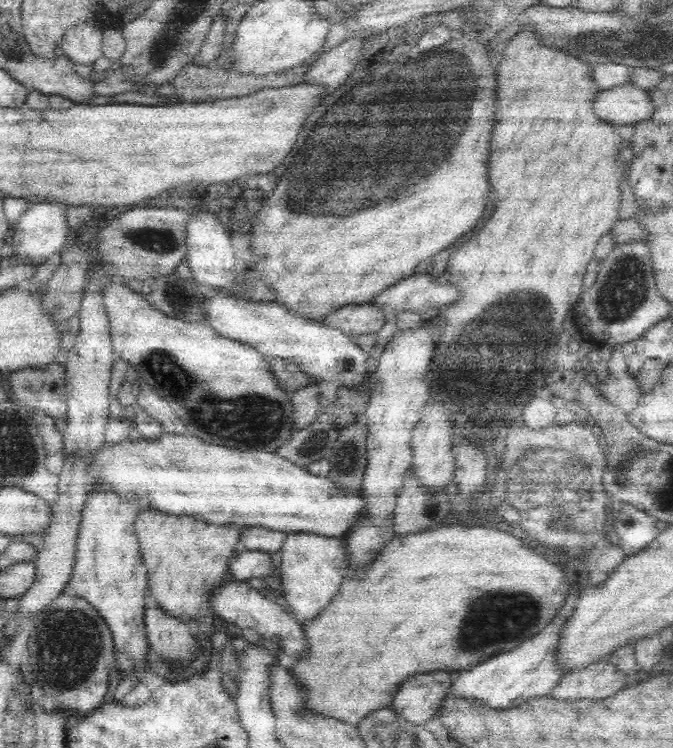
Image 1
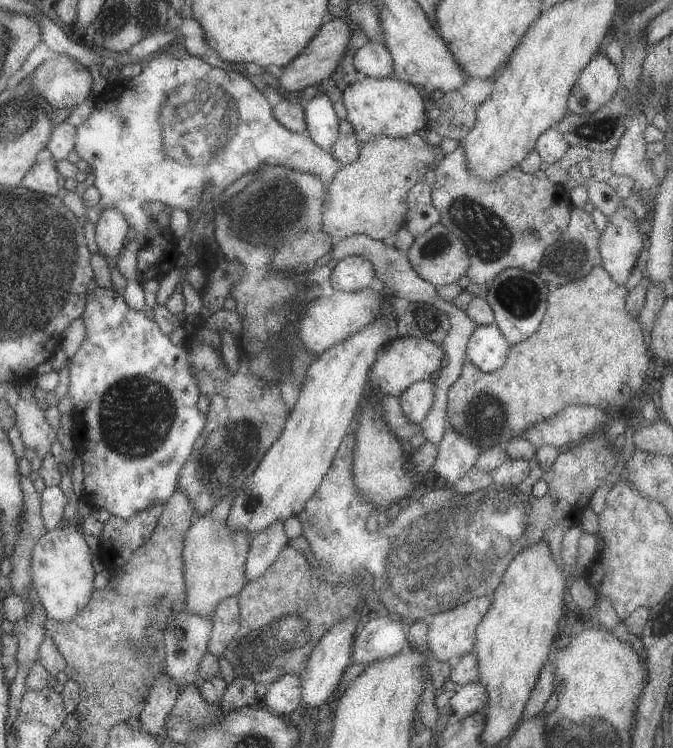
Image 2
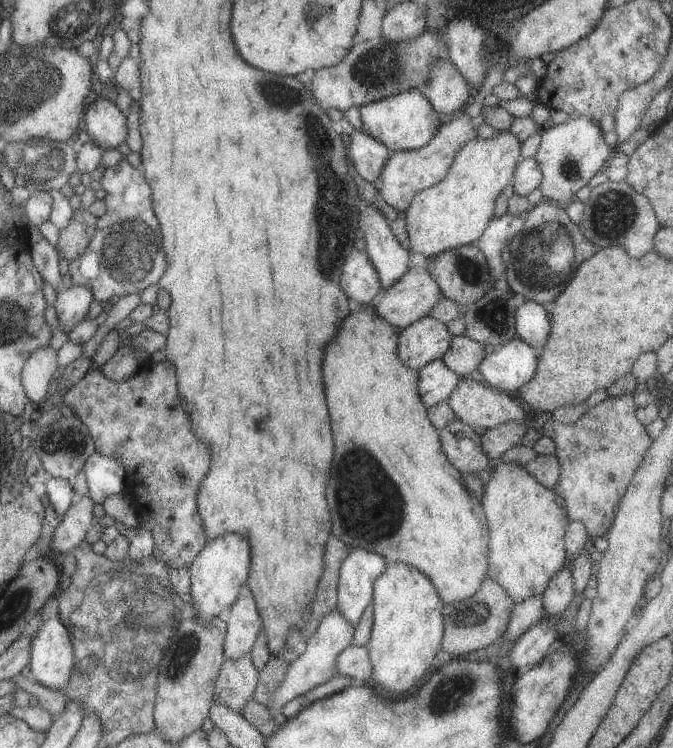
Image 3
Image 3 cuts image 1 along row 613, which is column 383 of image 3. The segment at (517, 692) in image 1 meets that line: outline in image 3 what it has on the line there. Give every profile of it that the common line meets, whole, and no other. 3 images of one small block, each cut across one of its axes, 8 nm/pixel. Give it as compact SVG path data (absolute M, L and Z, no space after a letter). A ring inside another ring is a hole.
M351 550L339 566L335 612L349 624L357 624L365 606L373 600L373 582L387 570L387 562L367 550Z

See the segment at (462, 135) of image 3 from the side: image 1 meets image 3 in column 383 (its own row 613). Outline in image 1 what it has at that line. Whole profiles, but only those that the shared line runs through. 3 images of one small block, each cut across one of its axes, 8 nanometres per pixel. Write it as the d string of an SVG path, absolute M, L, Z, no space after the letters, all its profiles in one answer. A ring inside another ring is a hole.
M144 510L136 520L136 536L148 572L150 602L166 616L194 626L202 618L204 606L210 604L212 590L226 576L230 560L240 546L240 530L238 526L214 526L190 516L164 516L164 512Z

